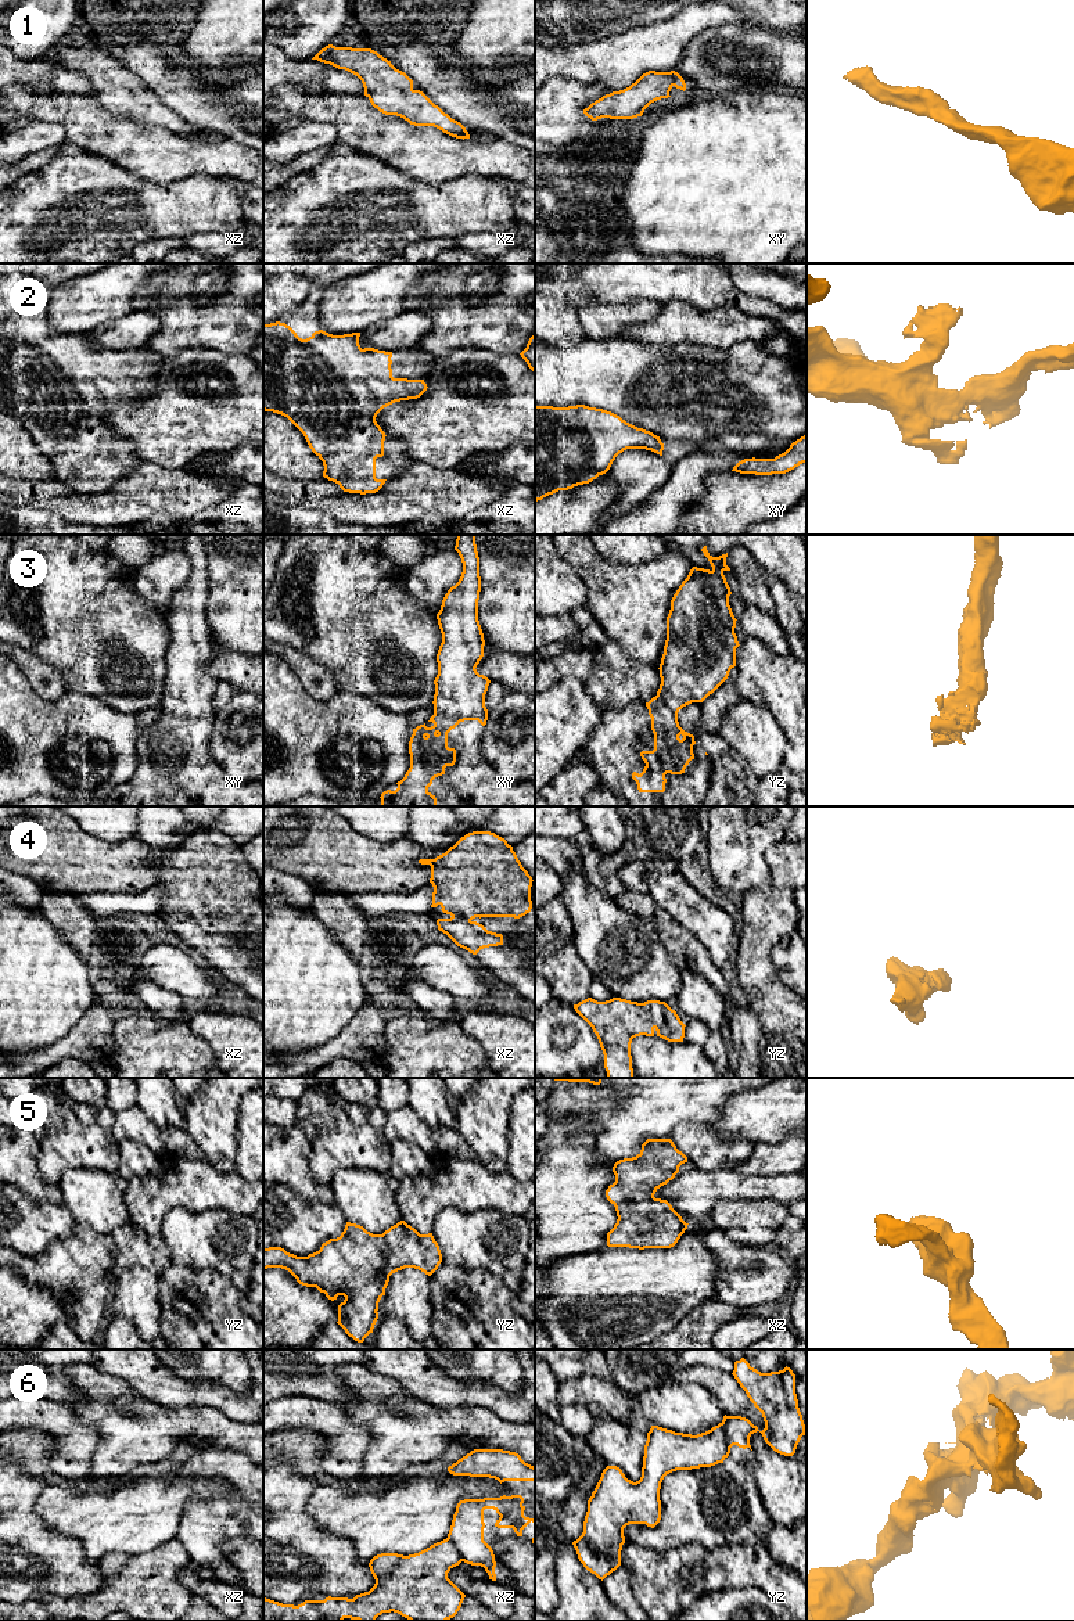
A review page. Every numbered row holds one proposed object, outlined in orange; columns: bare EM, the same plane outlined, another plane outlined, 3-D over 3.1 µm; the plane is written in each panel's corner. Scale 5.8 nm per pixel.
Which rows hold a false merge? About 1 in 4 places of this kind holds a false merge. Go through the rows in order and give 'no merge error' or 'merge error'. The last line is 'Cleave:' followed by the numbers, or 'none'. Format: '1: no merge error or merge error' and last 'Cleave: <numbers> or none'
1: no merge error
2: no merge error
3: no merge error
4: no merge error
5: no merge error
6: merge error
Cleave: 6

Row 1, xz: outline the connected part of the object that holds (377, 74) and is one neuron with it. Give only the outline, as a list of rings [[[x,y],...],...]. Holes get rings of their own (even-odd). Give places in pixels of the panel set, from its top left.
[[[328,44],[312,60],[356,75],[371,105],[385,115],[400,116],[414,126],[434,126],[456,139],[470,139],[460,122],[445,114],[423,91],[414,90],[413,80],[377,51]]]

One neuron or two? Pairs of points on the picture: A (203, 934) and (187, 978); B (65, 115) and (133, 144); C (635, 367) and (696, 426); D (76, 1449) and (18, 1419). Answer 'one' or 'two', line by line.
A: two
B: one
C: one
D: one

